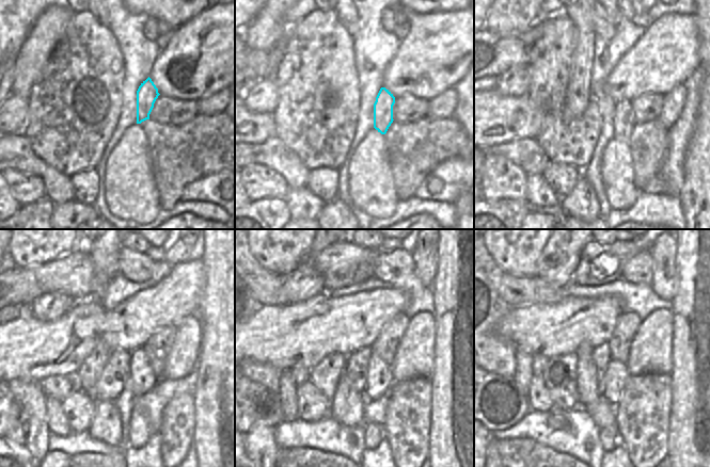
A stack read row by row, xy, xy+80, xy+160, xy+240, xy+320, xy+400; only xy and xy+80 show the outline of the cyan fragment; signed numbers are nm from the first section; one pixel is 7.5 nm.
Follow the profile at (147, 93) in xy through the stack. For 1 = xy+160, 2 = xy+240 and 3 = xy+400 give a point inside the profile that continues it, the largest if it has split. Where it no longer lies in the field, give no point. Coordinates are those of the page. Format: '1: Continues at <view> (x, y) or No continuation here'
1: Continues at xy+160 (622, 121)
2: Continues at xy+240 (141, 374)
3: Continues at xy+400 (616, 375)

